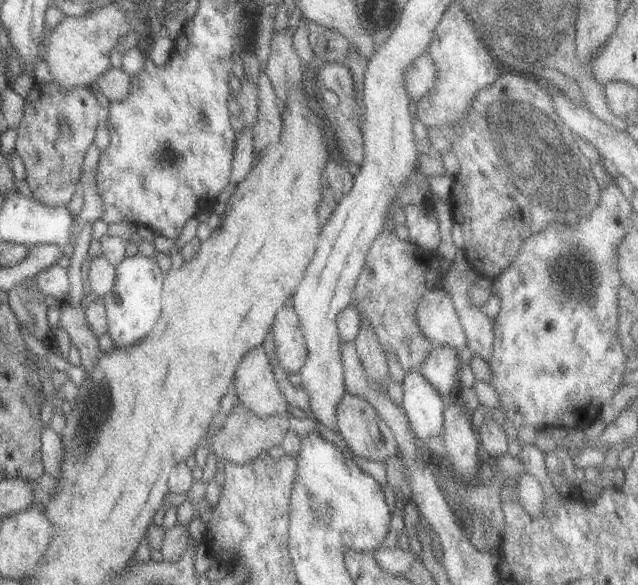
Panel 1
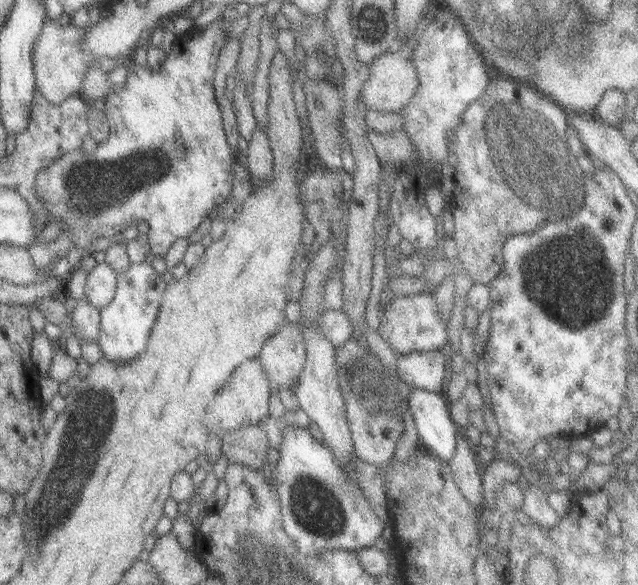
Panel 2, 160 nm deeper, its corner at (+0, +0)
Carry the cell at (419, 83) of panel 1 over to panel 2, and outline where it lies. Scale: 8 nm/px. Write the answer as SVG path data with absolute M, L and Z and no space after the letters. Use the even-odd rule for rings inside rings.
M405 46L387 50L368 65L367 78L359 89L360 102L365 111L397 112L411 98L416 87L416 76L410 63L411 51L411 48Z

